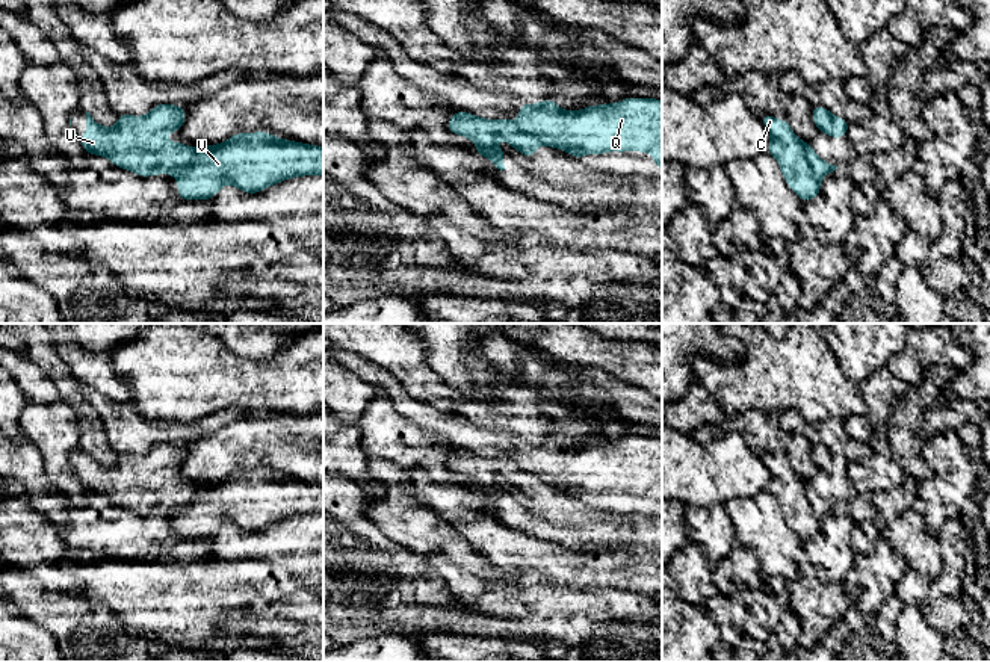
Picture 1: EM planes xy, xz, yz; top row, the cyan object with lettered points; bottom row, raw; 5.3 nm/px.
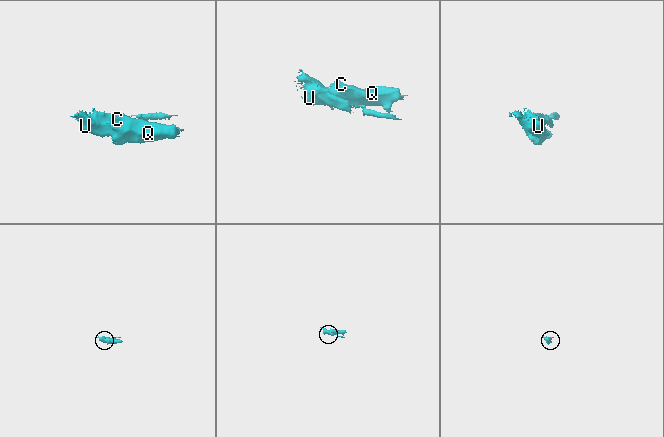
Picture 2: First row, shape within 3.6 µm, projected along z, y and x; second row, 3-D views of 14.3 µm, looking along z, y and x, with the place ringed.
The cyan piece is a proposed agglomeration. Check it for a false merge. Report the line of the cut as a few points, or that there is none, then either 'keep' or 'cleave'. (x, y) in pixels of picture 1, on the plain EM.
cut in yz along (804, 481), (804, 496), (819, 519); cleave

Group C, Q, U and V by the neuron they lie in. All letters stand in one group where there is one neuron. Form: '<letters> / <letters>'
C Q V / U

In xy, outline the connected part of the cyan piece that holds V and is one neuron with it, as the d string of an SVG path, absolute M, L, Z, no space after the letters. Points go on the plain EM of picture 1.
M258 469L234 472L218 484L198 484L195 502L174 515L177 534L207 540L222 524L258 532L293 515L323 514L323 485L277 476Z

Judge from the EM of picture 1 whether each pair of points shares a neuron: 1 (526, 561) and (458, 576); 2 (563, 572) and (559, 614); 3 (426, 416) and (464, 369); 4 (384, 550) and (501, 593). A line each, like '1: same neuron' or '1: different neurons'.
1: different neurons
2: different neurons
3: different neurons
4: different neurons

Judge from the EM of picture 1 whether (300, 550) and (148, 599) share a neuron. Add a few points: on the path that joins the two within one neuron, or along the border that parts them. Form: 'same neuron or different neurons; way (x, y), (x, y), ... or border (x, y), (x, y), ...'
different neurons; border (235, 559), (284, 559), (290, 566)

